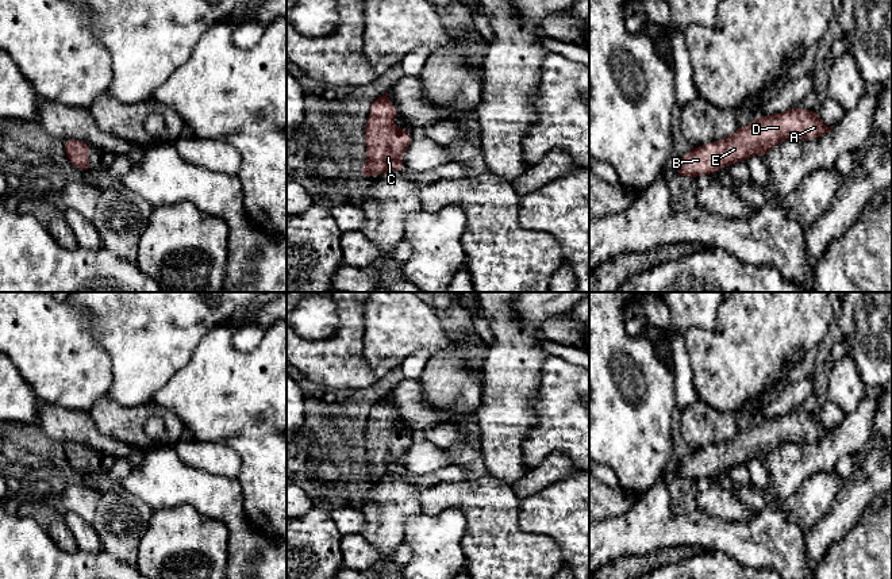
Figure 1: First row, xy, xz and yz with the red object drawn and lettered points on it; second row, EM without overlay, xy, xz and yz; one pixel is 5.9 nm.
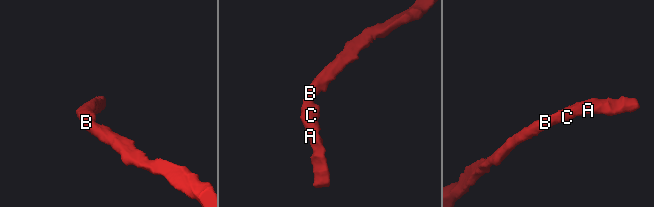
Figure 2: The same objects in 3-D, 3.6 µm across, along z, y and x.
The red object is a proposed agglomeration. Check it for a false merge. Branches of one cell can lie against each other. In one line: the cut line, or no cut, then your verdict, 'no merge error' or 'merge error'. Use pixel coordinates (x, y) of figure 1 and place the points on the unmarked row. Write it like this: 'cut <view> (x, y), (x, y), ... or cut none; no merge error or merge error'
cut none; no merge error

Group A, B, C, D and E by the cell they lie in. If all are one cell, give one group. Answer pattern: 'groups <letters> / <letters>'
groups A B C D E

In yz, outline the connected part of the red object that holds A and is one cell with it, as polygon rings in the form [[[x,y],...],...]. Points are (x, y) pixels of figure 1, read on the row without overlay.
[[[793,410],[780,417],[764,418],[746,430],[738,430],[728,441],[693,450],[678,463],[676,476],[692,483],[699,478],[714,478],[722,469],[747,464],[751,459],[765,460],[784,442],[822,441],[833,432],[812,413]]]

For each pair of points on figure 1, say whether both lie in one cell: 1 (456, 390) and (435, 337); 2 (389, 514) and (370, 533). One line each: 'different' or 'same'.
1: different
2: same

